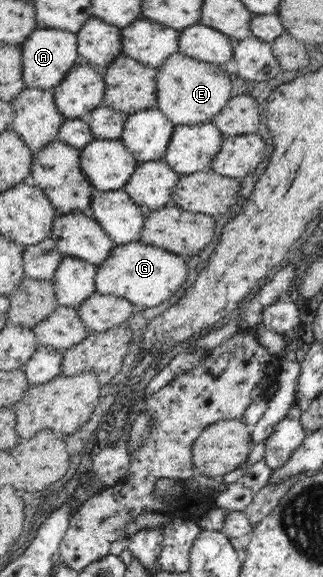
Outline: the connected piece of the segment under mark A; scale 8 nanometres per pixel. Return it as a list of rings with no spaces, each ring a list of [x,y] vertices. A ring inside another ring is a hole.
[[[37,28],[22,43],[23,54],[23,79],[27,87],[53,89],[57,87],[65,78],[71,68],[79,63],[78,37],[76,33],[71,33],[62,29],[39,29]]]

